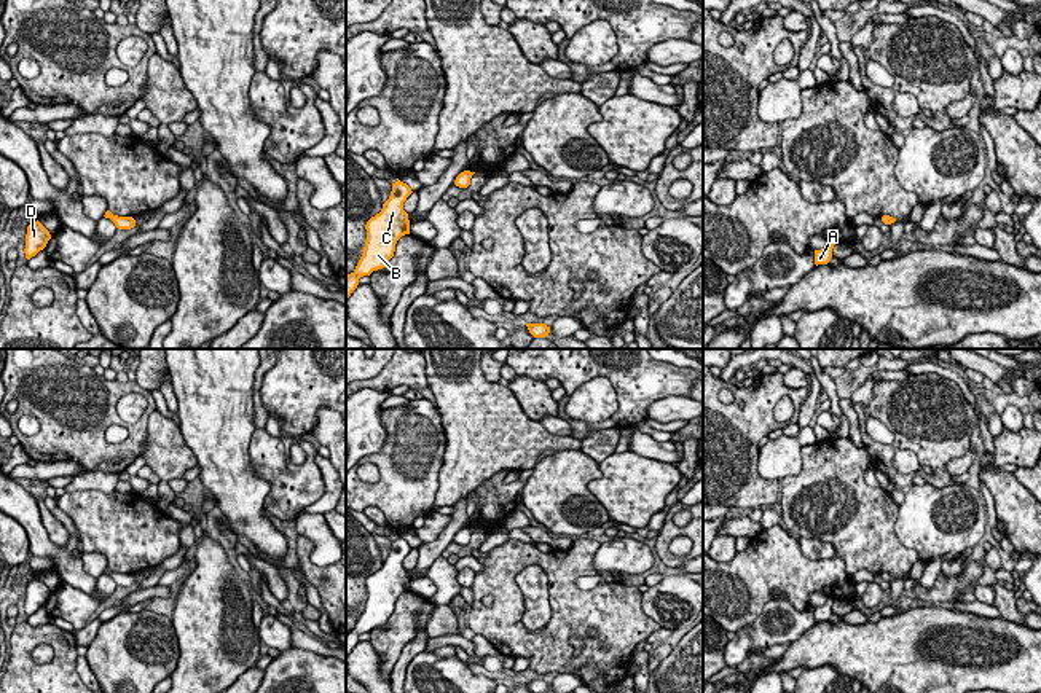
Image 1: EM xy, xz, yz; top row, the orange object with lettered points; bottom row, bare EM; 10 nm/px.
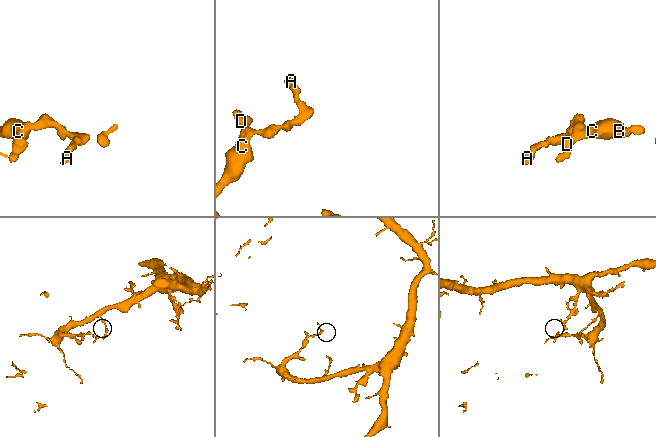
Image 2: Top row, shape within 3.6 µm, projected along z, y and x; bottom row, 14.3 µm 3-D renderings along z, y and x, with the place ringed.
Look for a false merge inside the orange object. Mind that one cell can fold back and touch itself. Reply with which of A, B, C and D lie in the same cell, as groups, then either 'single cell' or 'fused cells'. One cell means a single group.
groups A / B C D; fused cells

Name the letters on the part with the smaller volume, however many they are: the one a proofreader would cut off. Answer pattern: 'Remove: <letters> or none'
Remove: A

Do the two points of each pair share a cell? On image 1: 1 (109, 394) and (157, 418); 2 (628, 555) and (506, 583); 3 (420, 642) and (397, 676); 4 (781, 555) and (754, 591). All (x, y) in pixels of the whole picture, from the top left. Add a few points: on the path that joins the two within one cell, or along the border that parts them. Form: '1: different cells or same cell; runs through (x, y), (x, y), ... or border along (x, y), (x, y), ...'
1: different cells; border along (155, 408), (149, 416), (147, 442), (142, 451)
2: different cells; border along (601, 544), (595, 555), (595, 567), (611, 574)
3: same cell; runs through (412, 650), (400, 668)
4: same cell; runs through (772, 564), (754, 582)

